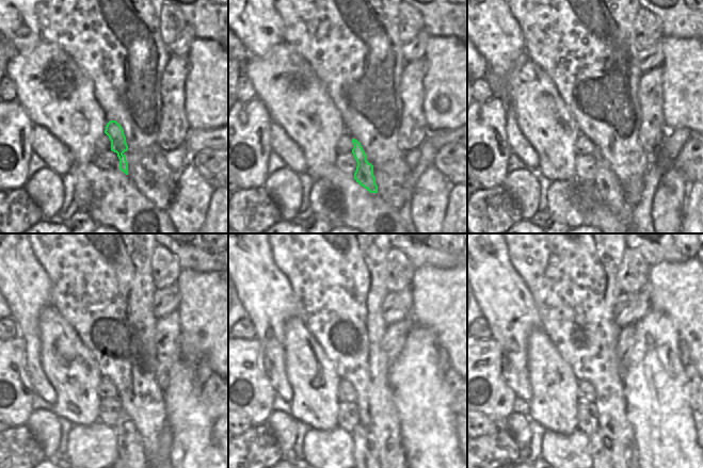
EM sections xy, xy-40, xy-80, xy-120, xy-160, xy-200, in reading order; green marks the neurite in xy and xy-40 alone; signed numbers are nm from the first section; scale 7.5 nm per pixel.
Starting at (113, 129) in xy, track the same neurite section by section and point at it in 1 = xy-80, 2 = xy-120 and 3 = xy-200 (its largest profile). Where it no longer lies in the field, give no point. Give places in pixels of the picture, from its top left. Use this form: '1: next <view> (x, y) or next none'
1: next xy-80 (608, 187)
2: next xy-120 (130, 450)
3: next xy-200 (597, 450)

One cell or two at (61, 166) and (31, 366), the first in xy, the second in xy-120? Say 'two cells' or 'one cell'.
one cell

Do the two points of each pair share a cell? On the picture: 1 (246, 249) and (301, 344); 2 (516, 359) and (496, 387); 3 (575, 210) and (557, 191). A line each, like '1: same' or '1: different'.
1: different
2: different
3: same

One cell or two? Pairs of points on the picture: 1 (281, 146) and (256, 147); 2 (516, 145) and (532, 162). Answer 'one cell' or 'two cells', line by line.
1: two cells
2: one cell

